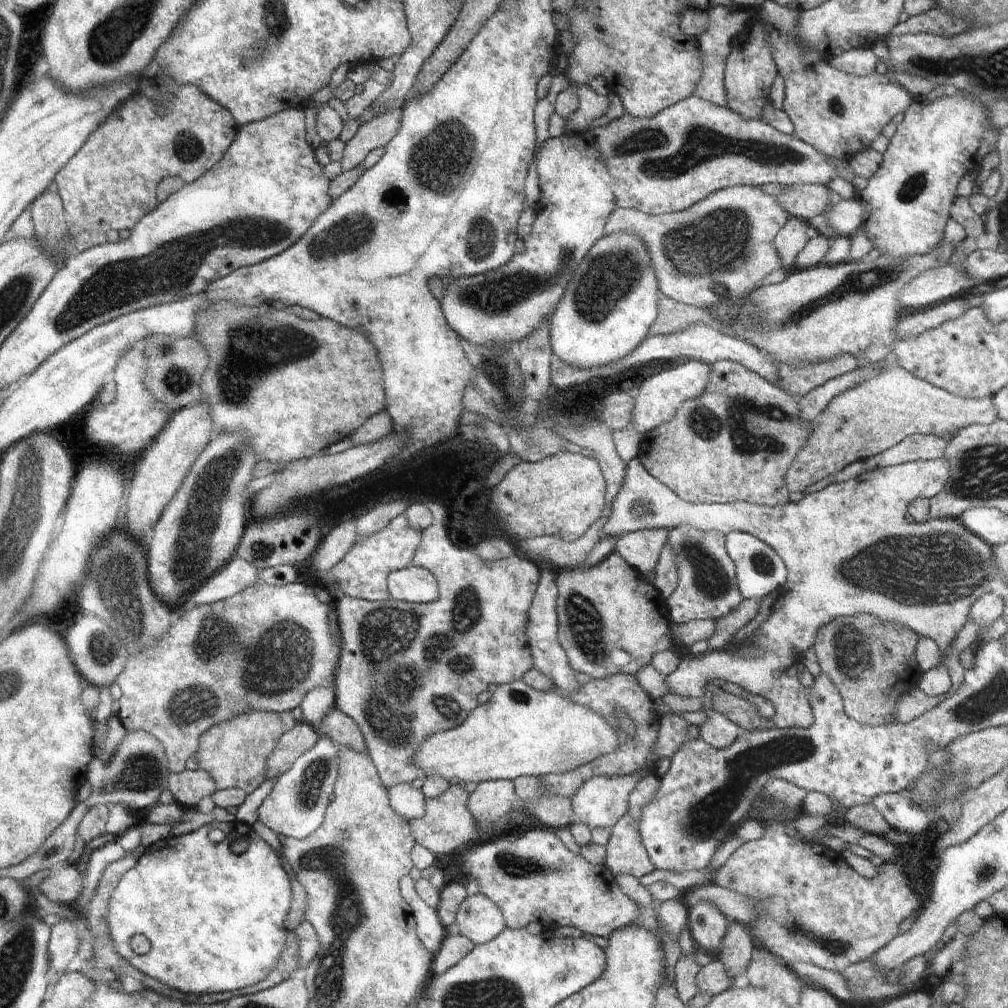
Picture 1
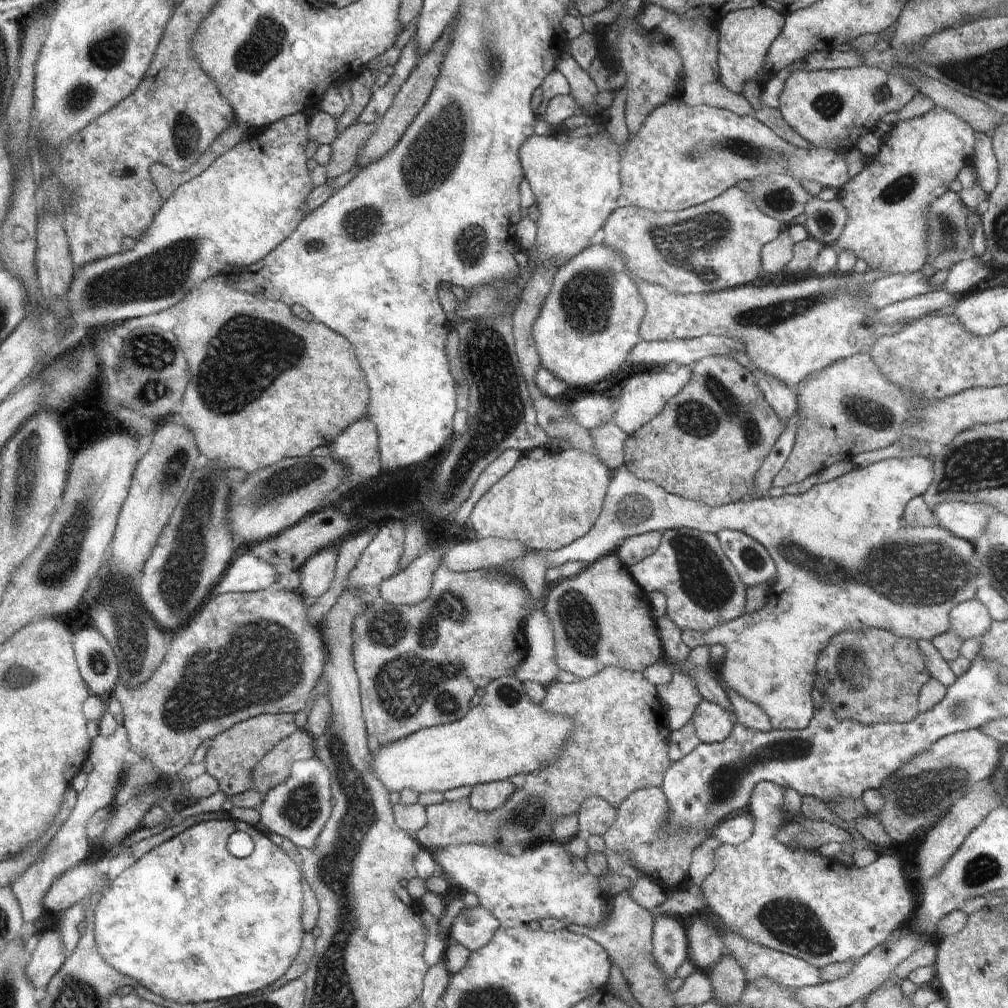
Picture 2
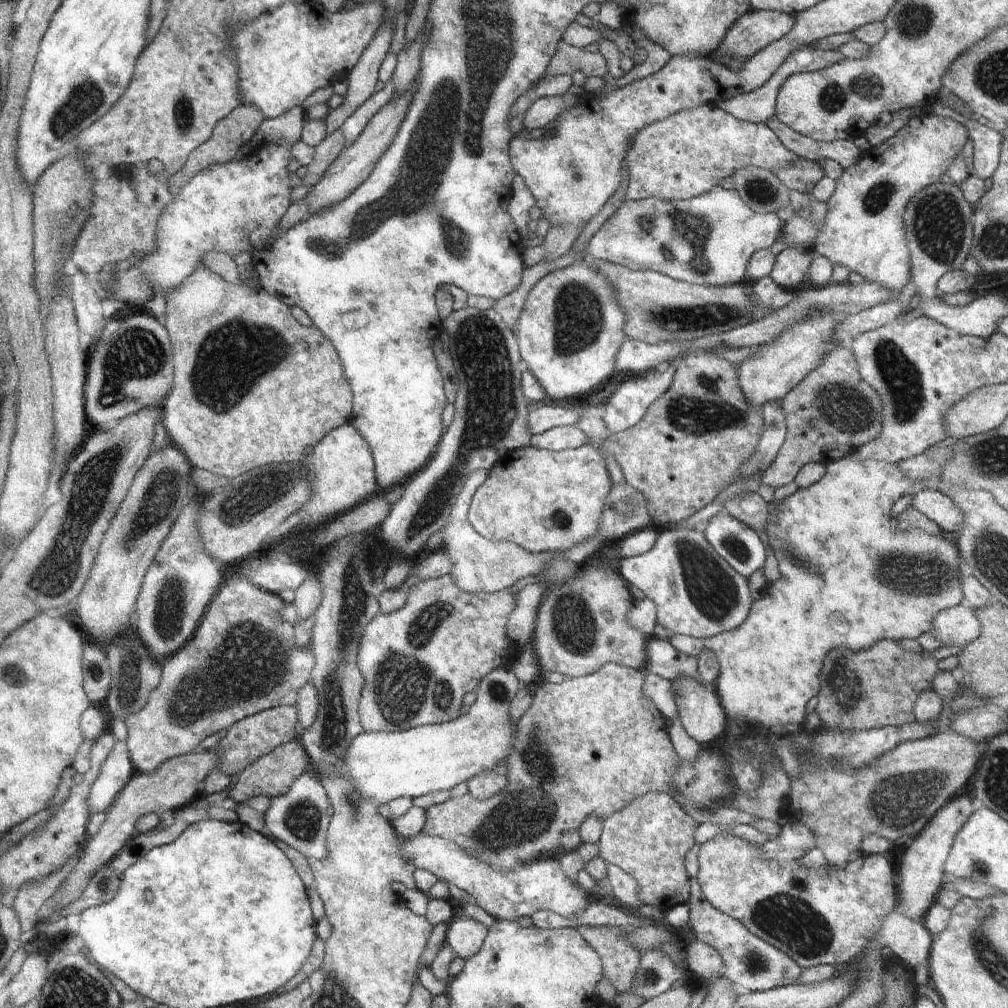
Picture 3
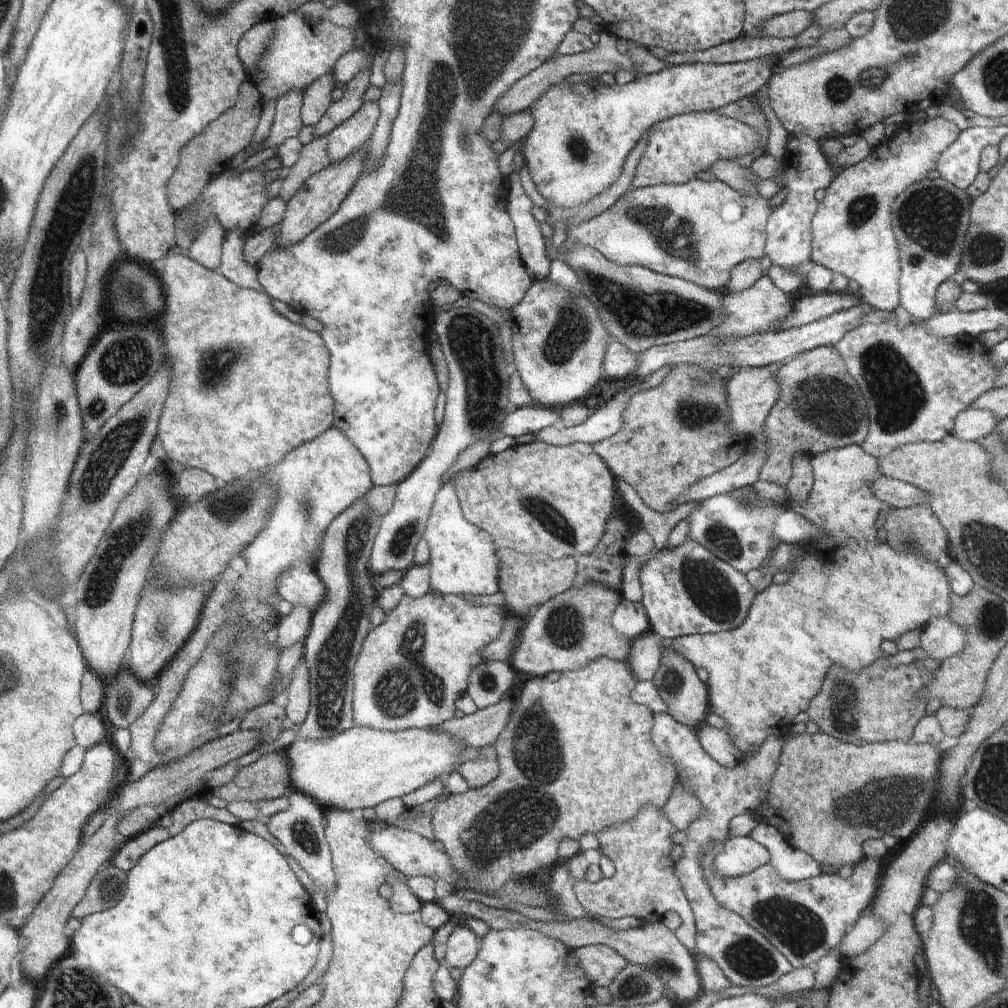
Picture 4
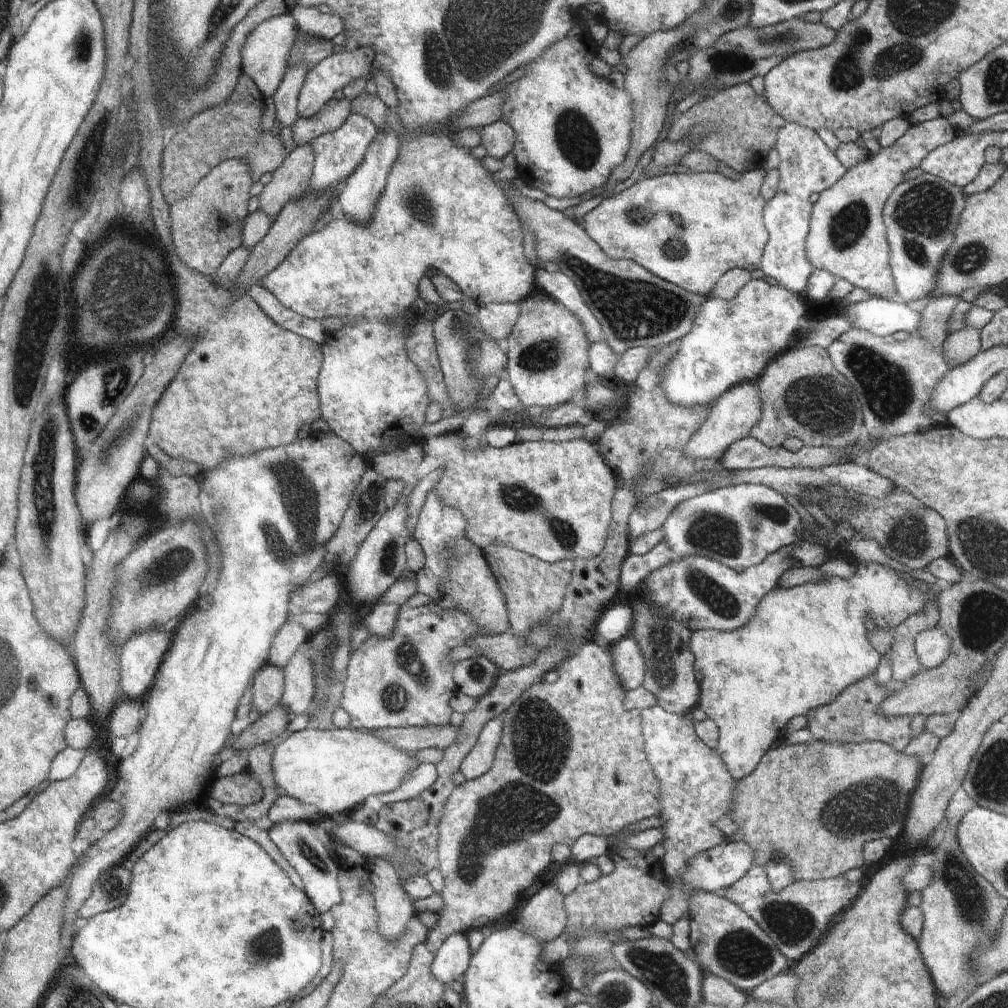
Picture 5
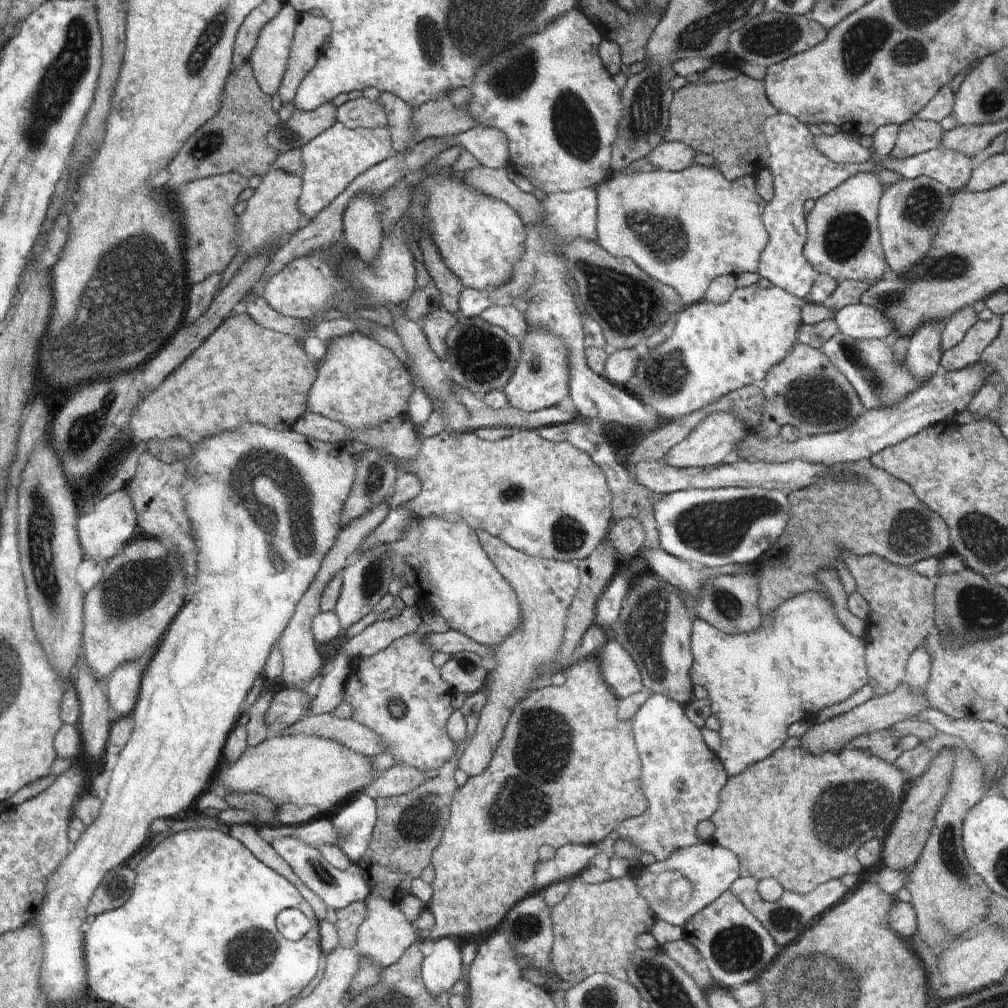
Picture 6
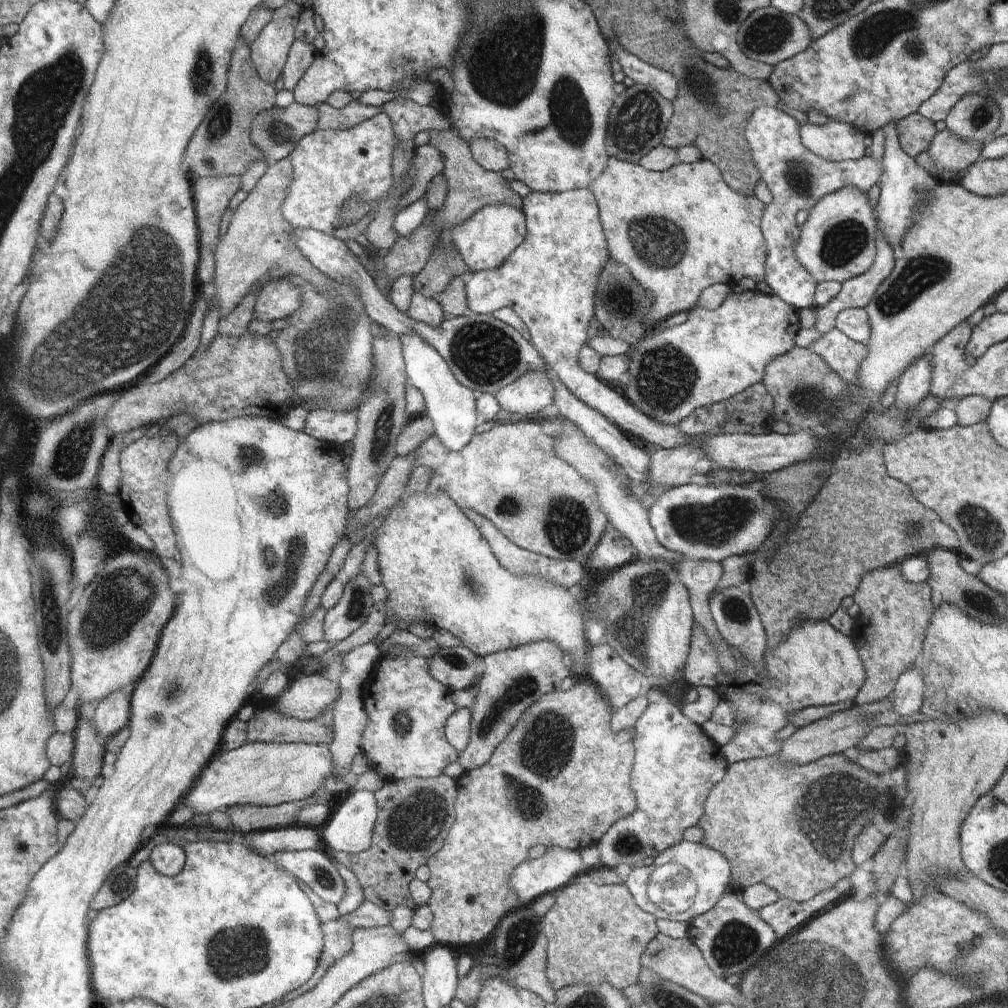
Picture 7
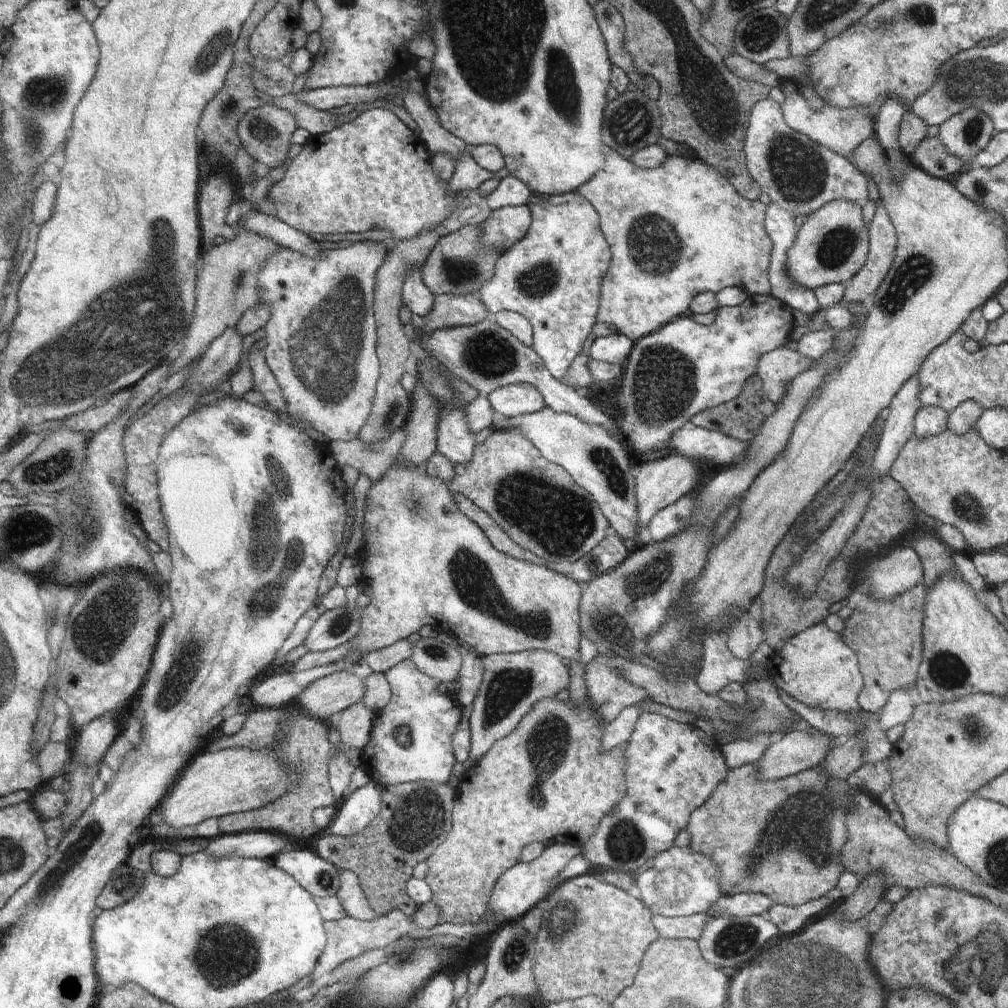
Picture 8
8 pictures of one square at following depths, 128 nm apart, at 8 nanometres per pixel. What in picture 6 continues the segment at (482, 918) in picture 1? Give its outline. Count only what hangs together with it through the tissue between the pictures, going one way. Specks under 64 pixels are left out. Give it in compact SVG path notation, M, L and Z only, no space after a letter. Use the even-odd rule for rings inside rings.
M444 938L434 942L432 954L424 958L421 978L430 997L436 999L464 978L461 950L455 939Z

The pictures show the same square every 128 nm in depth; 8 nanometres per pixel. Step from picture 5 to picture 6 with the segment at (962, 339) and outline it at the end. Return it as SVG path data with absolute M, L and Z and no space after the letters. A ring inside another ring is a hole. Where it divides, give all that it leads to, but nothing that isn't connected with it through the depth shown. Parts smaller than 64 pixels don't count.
M995 315L990 321L978 320L960 344L943 352L940 362L942 371L960 371L978 363L982 352L998 337L1002 324L1000 315Z

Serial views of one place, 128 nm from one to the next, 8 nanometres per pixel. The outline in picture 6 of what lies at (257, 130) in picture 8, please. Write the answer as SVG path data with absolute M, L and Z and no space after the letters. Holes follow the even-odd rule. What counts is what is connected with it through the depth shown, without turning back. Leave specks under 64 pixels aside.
M331 102L314 111L296 108L286 122L280 120L279 124L268 132L265 140L278 155L300 149L336 123L336 110Z

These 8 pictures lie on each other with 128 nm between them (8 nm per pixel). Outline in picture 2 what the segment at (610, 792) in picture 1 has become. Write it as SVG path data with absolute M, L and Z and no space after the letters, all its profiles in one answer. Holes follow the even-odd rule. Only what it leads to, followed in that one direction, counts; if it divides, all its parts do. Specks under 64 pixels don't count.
M600 796L586 798L576 814L581 835L603 836L614 826L617 814L616 806L608 804Z

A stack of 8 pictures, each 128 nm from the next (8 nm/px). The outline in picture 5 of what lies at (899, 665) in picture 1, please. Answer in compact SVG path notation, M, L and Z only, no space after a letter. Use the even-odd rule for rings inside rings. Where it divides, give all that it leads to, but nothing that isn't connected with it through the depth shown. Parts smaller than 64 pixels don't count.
M876 672L868 674L866 678L858 680L856 684L845 688L828 704L809 710L807 716L807 728L813 734L815 740L836 740L840 743L864 743L864 742L883 742L896 752L903 752L908 746L912 736L910 716L882 716L880 714L880 704L886 700L895 690L888 690L886 686L880 686L876 682Z

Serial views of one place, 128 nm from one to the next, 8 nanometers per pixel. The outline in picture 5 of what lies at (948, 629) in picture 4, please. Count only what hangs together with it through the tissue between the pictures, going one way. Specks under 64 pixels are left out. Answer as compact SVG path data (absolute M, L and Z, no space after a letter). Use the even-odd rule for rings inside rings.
M932 626L920 631L915 637L915 652L924 671L942 664L950 654L950 638L942 628Z

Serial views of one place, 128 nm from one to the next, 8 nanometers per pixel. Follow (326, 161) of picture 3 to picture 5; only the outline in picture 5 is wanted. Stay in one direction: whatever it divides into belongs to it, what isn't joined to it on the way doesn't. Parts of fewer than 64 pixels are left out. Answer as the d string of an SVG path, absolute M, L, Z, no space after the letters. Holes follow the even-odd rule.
M312 144L298 146L289 152L282 166L274 170L270 183L258 195L259 210L275 219L286 202L304 196L310 190L314 166Z

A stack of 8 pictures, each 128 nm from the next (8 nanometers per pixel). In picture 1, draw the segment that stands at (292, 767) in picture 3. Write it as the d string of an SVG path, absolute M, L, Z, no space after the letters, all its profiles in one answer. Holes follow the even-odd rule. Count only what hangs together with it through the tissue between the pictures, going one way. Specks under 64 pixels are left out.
M298 721L292 730L288 730L280 736L268 762L266 762L265 778L276 778L294 764L302 754L312 750L318 742L320 733L310 724Z

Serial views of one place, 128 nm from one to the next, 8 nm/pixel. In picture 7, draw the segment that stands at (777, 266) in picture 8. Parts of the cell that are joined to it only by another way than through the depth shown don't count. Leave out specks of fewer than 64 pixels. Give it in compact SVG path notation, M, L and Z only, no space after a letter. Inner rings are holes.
M760 106L754 110L746 126L745 136L754 166L758 168L762 182L768 186L773 196L772 202L765 205L761 218L761 231L767 244L764 264L766 284L772 289L772 294L797 310L816 307L816 282L798 262L794 252L801 231L796 224L796 213L800 210L809 211L822 197L846 186L856 186L868 194L870 188L879 183L884 166L868 154L858 160L842 162L820 158L804 146L798 121L773 106Z

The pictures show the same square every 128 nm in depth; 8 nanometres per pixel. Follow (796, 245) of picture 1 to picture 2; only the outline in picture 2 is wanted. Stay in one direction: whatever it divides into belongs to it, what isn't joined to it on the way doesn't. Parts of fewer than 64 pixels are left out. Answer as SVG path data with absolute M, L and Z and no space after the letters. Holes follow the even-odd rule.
M785 226L778 238L762 248L760 258L762 258L763 275L778 274L794 258L794 241L790 238L788 229L788 226Z

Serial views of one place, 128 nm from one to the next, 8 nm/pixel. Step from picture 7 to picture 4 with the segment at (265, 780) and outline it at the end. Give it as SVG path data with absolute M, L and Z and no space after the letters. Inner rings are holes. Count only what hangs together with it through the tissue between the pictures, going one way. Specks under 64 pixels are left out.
M354 727L346 732L341 732L337 735L331 735L330 738L322 738L322 740L302 740L300 738L296 738L295 742L289 744L284 748L286 752L286 758L288 758L288 766L290 766L290 786L292 786L292 790L298 790L298 792L302 792L302 794L306 794L306 796L310 796L310 798L314 798L320 806L326 811L330 808L340 808L340 810L354 810L354 808L375 808L378 804L382 802L386 802L386 800L390 800L393 798L402 798L402 796L406 796L418 788L422 788L422 786L426 786L428 782L432 782L432 780L443 780L450 776L450 774L454 773L455 765L460 766L460 764L464 764L461 760L459 760L459 756L463 750L465 750L468 746L464 746L464 744L460 744L460 742L456 742L448 732L444 732L444 730L435 730L431 728L410 728L404 729L402 731L379 731L376 729L368 728L368 727Z

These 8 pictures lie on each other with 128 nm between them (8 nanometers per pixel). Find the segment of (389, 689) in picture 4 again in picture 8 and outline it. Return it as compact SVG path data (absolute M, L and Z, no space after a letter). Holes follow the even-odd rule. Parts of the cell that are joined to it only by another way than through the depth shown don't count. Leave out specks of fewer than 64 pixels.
M411 659L399 662L384 673L392 692L391 698L382 710L376 711L370 742L362 749L363 765L368 769L370 777L380 787L396 784L406 784L416 781L433 781L436 784L448 782L452 776L452 768L457 762L452 752L452 736L460 722L462 707L455 695L440 694L438 682L414 666Z

